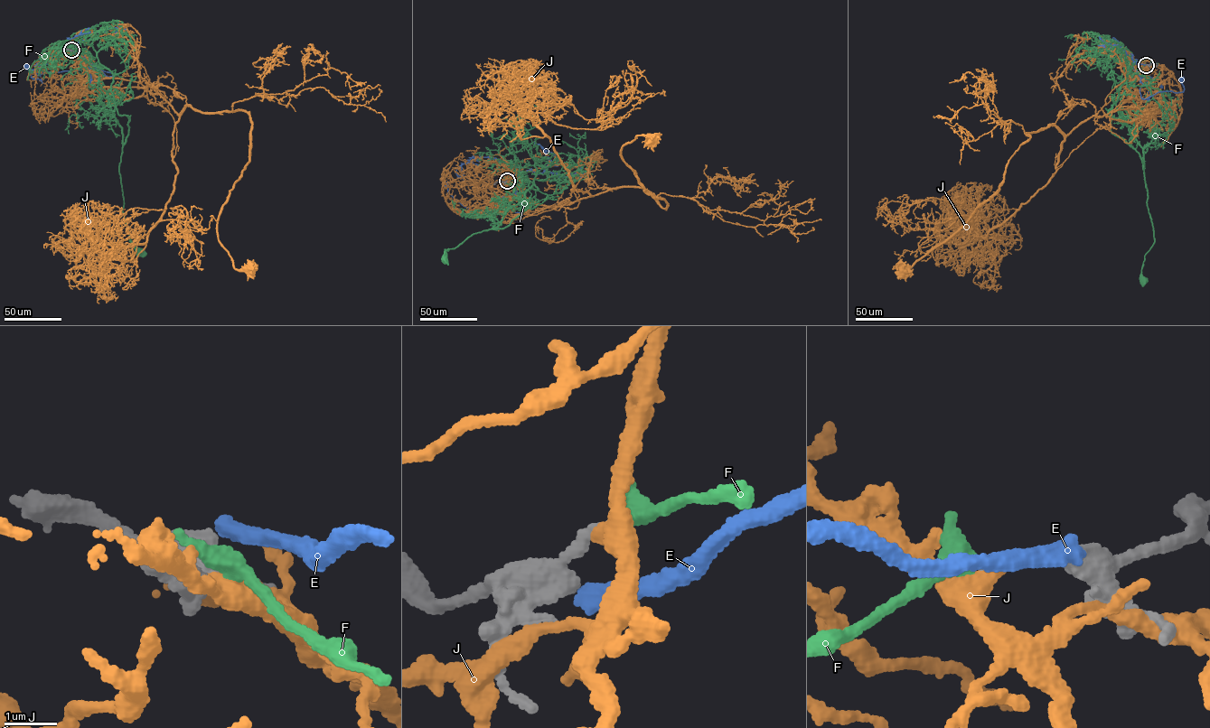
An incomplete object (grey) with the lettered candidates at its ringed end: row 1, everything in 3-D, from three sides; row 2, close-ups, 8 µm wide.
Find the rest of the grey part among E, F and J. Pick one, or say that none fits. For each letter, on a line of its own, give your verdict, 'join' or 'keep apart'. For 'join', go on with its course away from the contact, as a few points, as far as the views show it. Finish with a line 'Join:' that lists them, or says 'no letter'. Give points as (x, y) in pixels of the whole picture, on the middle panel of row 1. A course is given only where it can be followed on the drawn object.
E: keep apart
F: join | via (506, 180), (524, 179), (519, 189), (522, 201), (506, 210), (501, 224), (445, 250), (444, 259)
J: keep apart
Join: F

